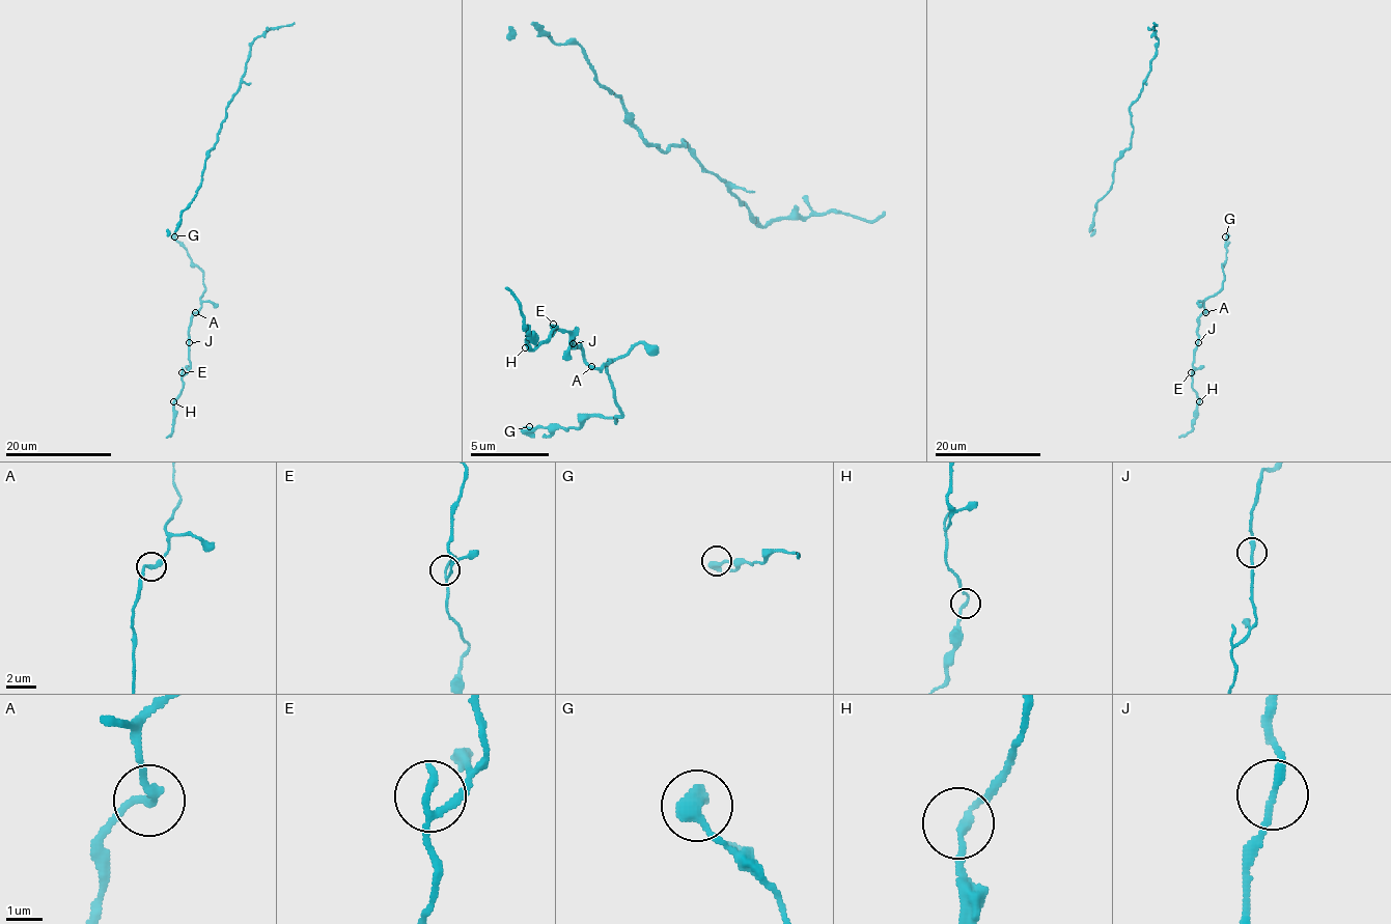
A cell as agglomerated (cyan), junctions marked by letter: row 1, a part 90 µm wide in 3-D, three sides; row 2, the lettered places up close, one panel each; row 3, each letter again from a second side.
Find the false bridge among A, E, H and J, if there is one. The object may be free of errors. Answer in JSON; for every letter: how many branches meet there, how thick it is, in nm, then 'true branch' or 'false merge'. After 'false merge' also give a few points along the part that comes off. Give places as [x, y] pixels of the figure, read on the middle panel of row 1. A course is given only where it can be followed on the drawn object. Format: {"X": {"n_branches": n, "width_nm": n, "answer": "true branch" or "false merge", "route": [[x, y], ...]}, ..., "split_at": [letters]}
{"A": {"n_branches": 2, "width_nm": 220, "answer": "true branch"}, "E": {"n_branches": 2, "width_nm": 190, "answer": "true branch"}, "H": {"n_branches": 2, "width_nm": 200, "answer": "true branch"}, "J": {"n_branches": 2, "width_nm": 220, "answer": "true branch"}, "split_at": []}

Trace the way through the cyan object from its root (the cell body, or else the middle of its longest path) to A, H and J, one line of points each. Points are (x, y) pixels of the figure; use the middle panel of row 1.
A: (529, 426), (564, 430), (581, 426), (592, 415), (616, 422), (619, 407), (608, 363), (592, 367)
H: (529, 426), (616, 422), (619, 407), (608, 363), (592, 367), (573, 347), (577, 328), (525, 347)
J: (529, 426), (564, 430), (581, 426), (592, 415), (616, 422), (619, 407), (608, 363), (592, 367), (573, 343)

